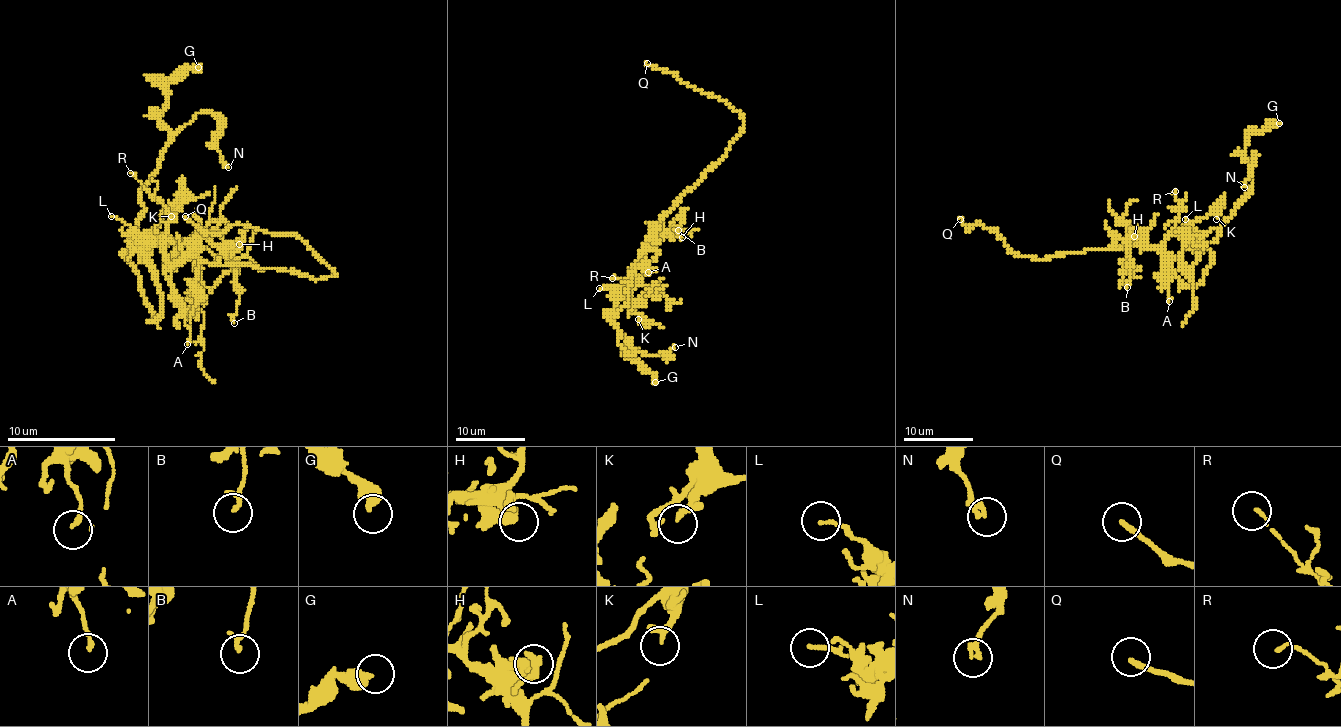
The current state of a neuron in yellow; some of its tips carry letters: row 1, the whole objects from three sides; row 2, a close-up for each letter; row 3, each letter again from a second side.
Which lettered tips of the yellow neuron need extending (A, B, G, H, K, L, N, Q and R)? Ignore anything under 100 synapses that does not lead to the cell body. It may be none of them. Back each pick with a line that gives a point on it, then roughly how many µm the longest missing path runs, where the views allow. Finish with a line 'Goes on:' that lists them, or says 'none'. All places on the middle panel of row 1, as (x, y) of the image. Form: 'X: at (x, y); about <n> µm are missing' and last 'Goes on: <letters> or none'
Q: at (647, 63); about 10 µm are missing
Goes on: Q

